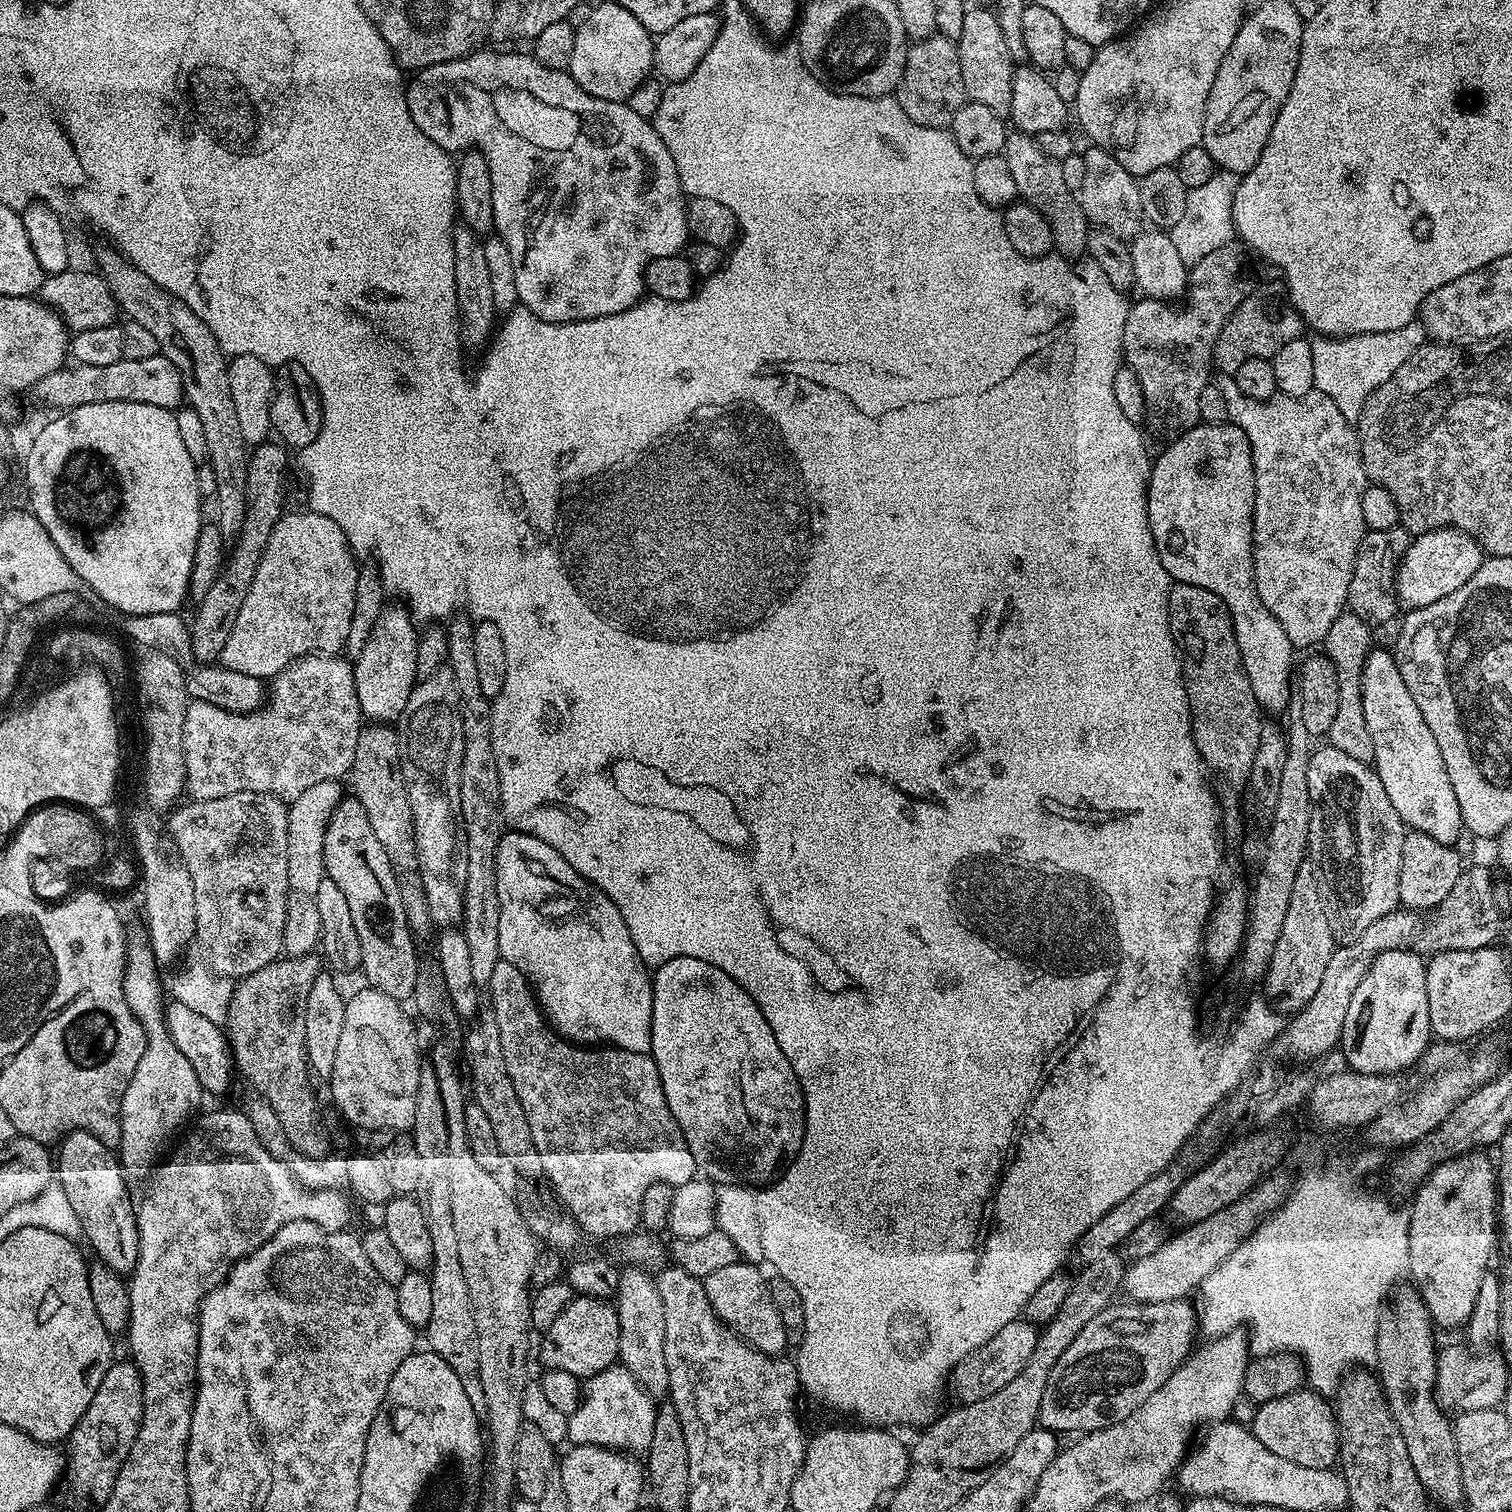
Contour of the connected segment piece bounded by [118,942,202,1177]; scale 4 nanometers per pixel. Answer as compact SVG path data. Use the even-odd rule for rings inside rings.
M129 943L128 961L124 967L124 993L130 1010L139 1018L148 1039L142 1062L138 1062L138 1070L134 1070L130 1086L126 1086L120 1111L122 1134L118 1159L120 1167L129 1177L147 1177L155 1169L158 1161L165 1155L164 1147L173 1143L172 1135L187 1122L188 1115L199 1106L200 1096L202 1097L194 1066L190 1066L186 1054L182 1054L178 1046L174 1046L168 1033L164 1021L166 992L162 987L162 980L160 984L159 970L161 971L156 955L147 943Z

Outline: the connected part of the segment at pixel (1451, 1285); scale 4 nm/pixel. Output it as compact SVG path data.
M1480 1150L1439 1161L1415 1189L1416 1197L1410 1203L1408 1229L1410 1230L1410 1254L1408 1276L1413 1280L1415 1291L1428 1307L1428 1315L1437 1325L1456 1328L1467 1325L1470 1310L1474 1310L1474 1298L1478 1298L1478 1286L1489 1271L1488 1255L1498 1244L1497 1215L1497 1165L1493 1157Z

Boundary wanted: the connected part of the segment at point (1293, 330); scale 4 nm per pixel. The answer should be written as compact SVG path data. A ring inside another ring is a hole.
M1259 294L1245 298L1242 306L1230 314L1226 326L1222 326L1218 334L1214 353L1215 367L1221 368L1221 373L1235 374L1242 362L1250 362L1250 358L1271 360L1274 354L1278 354L1278 350L1282 350L1282 346L1286 346L1286 342L1301 339L1303 332L1300 331L1305 331L1306 325L1295 308L1284 304Z

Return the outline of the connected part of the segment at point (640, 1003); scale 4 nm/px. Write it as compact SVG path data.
M508 830L501 835L498 842L498 950L500 959L518 966L522 974L528 977L529 985L546 1017L549 1025L559 1035L569 1042L575 1042L580 1046L608 1046L624 1048L628 1052L646 1052L652 1050L652 976L647 964L642 962L638 954L638 946L634 946L634 938L630 938L630 930L626 930L626 922L610 902L610 898L601 888L596 888L570 862L562 856L554 846L542 842L537 836L531 836L525 832Z

